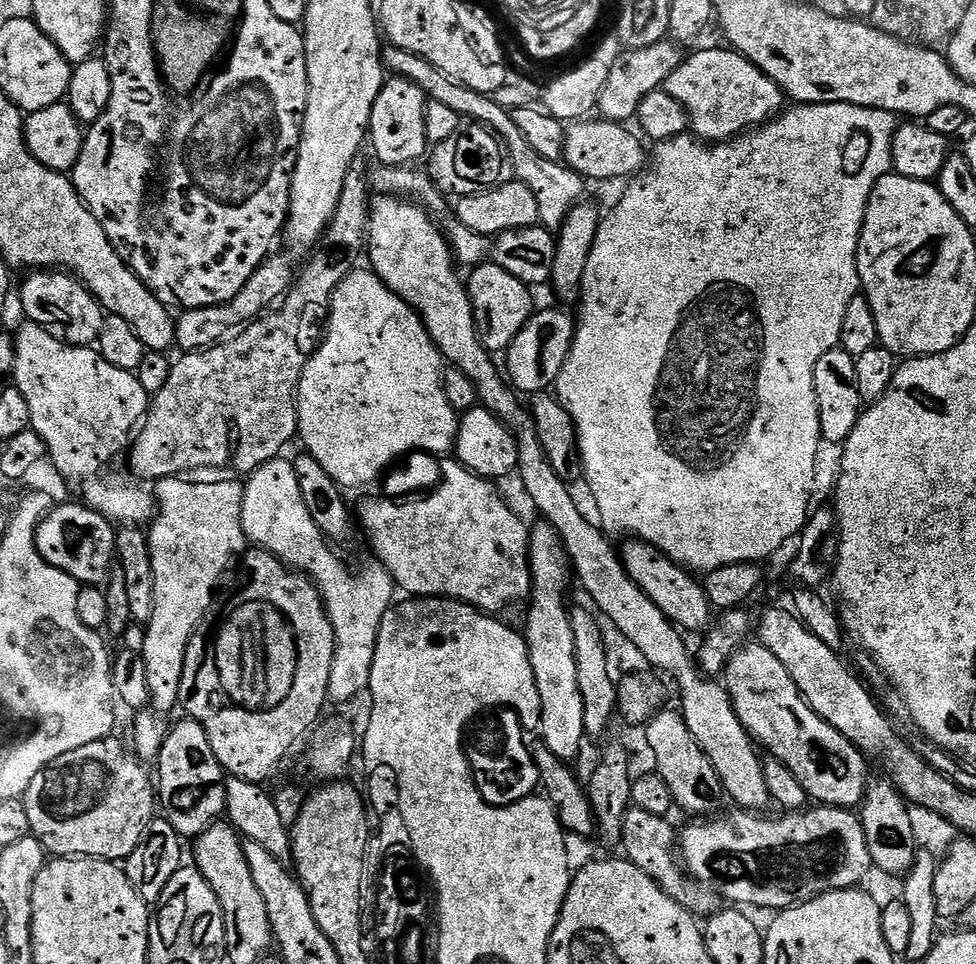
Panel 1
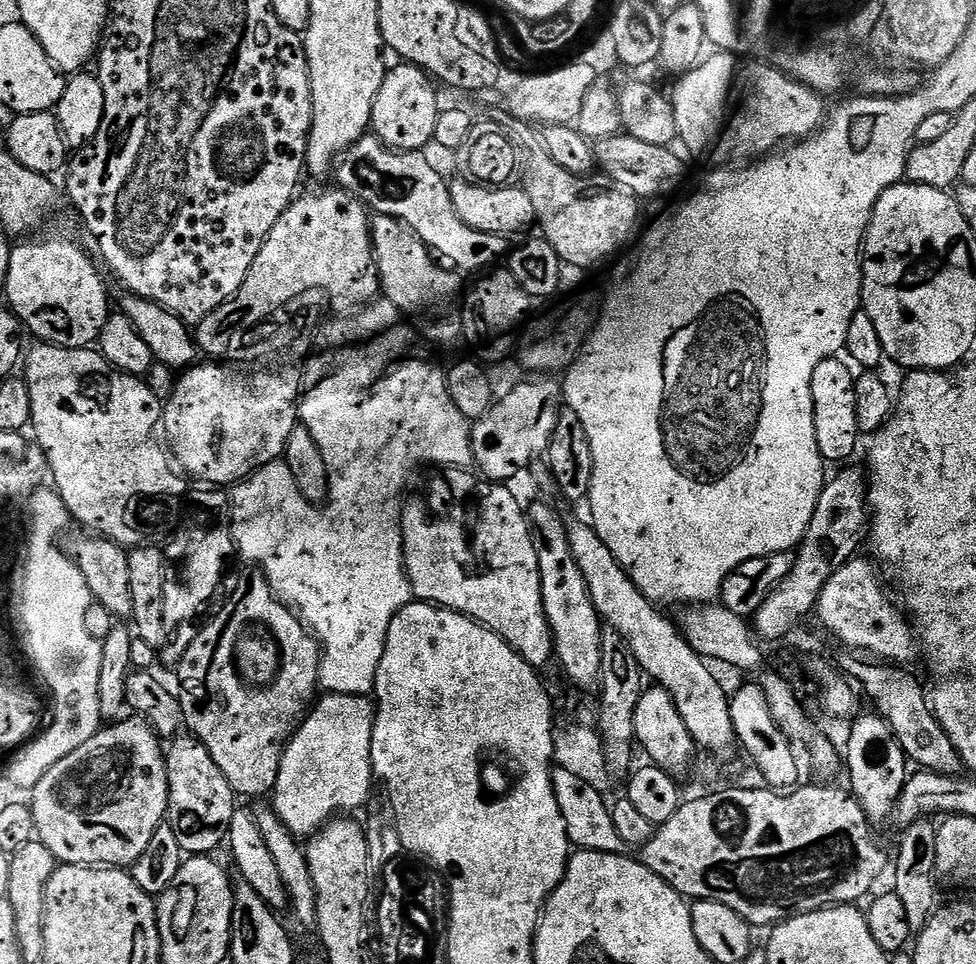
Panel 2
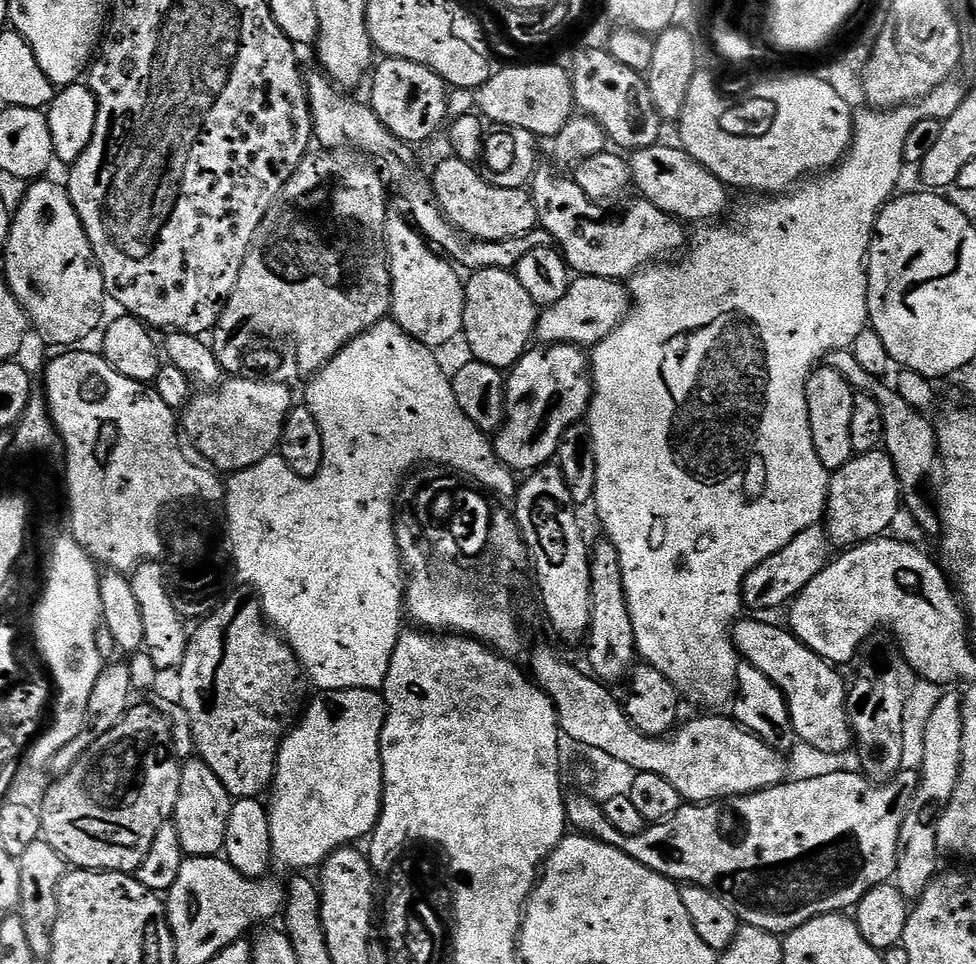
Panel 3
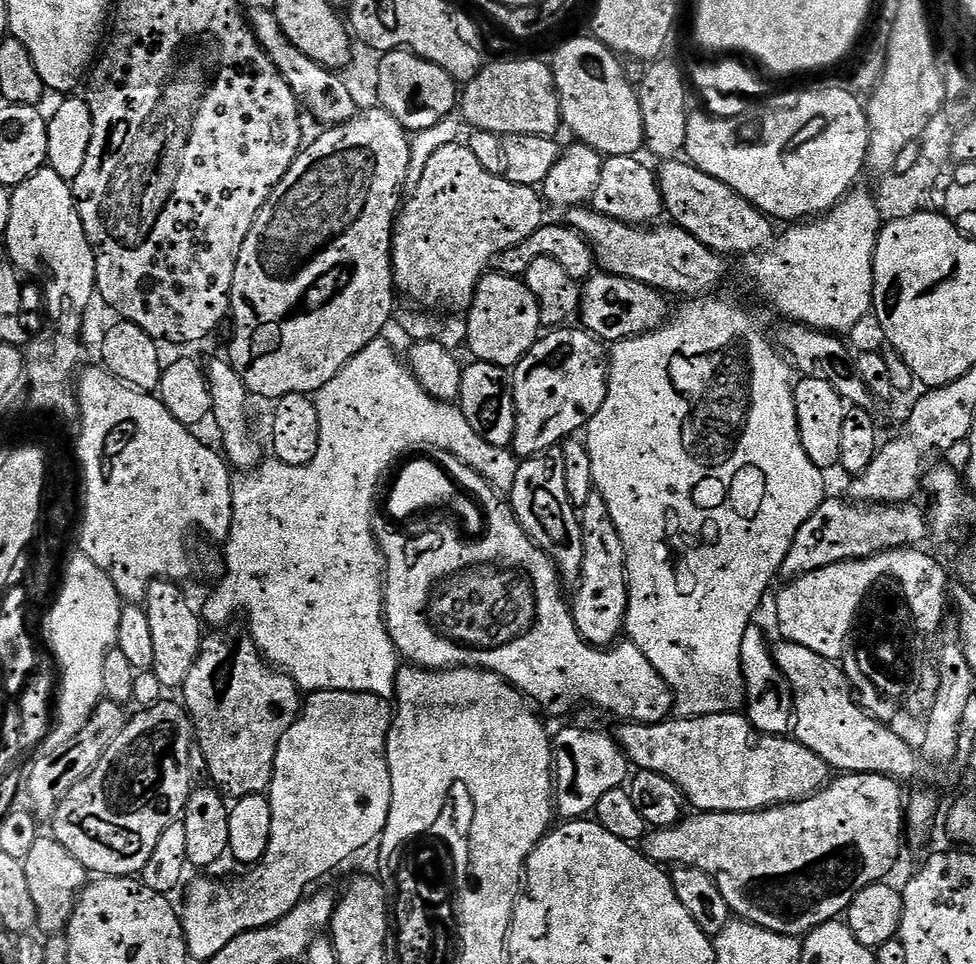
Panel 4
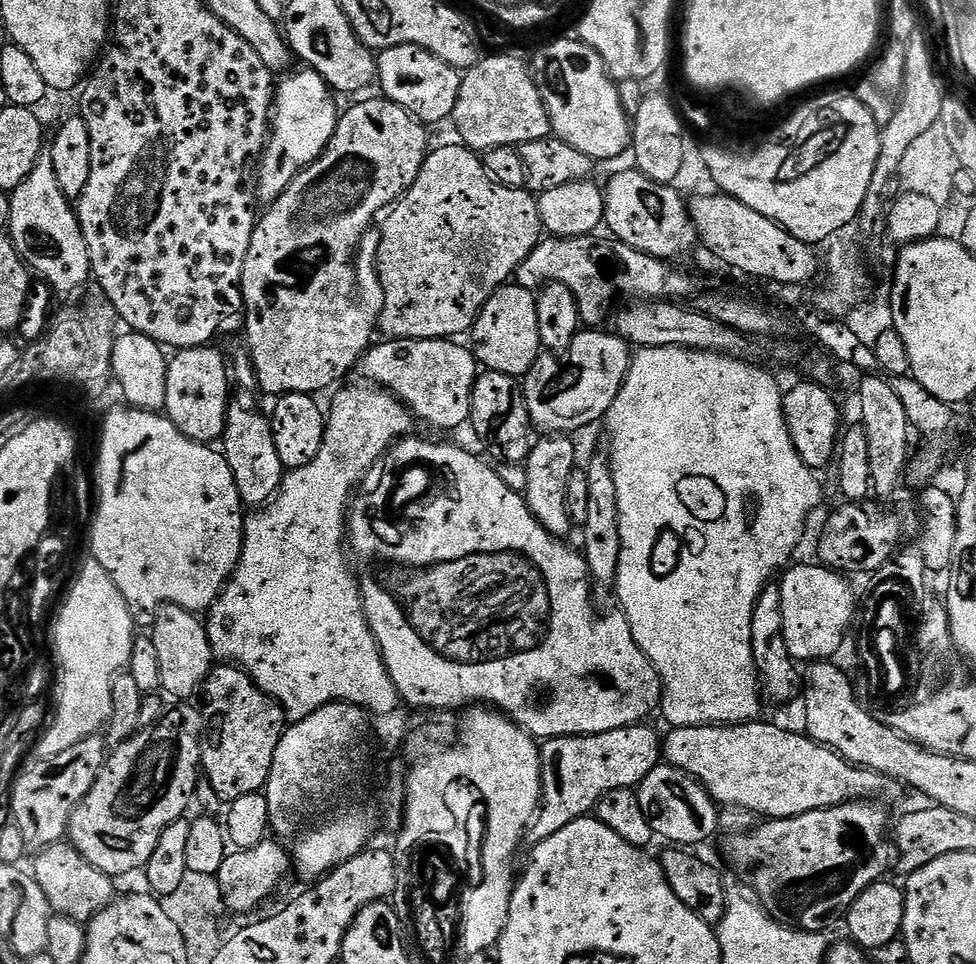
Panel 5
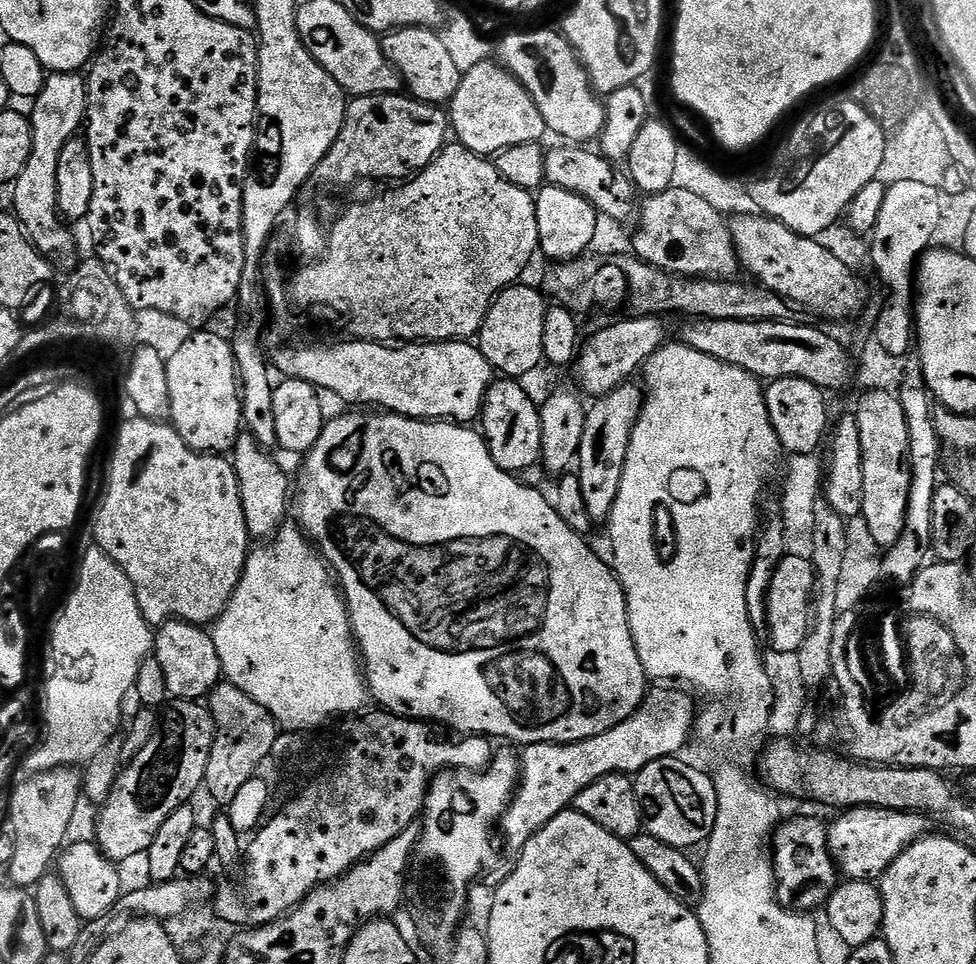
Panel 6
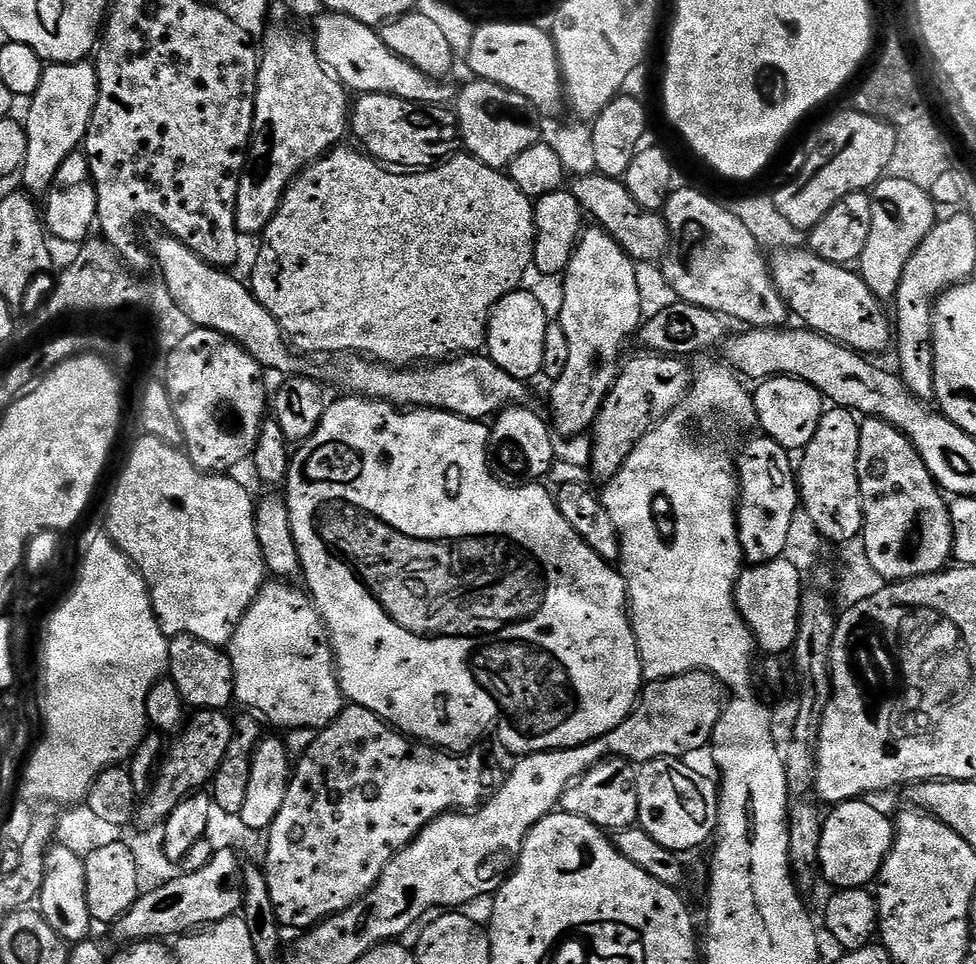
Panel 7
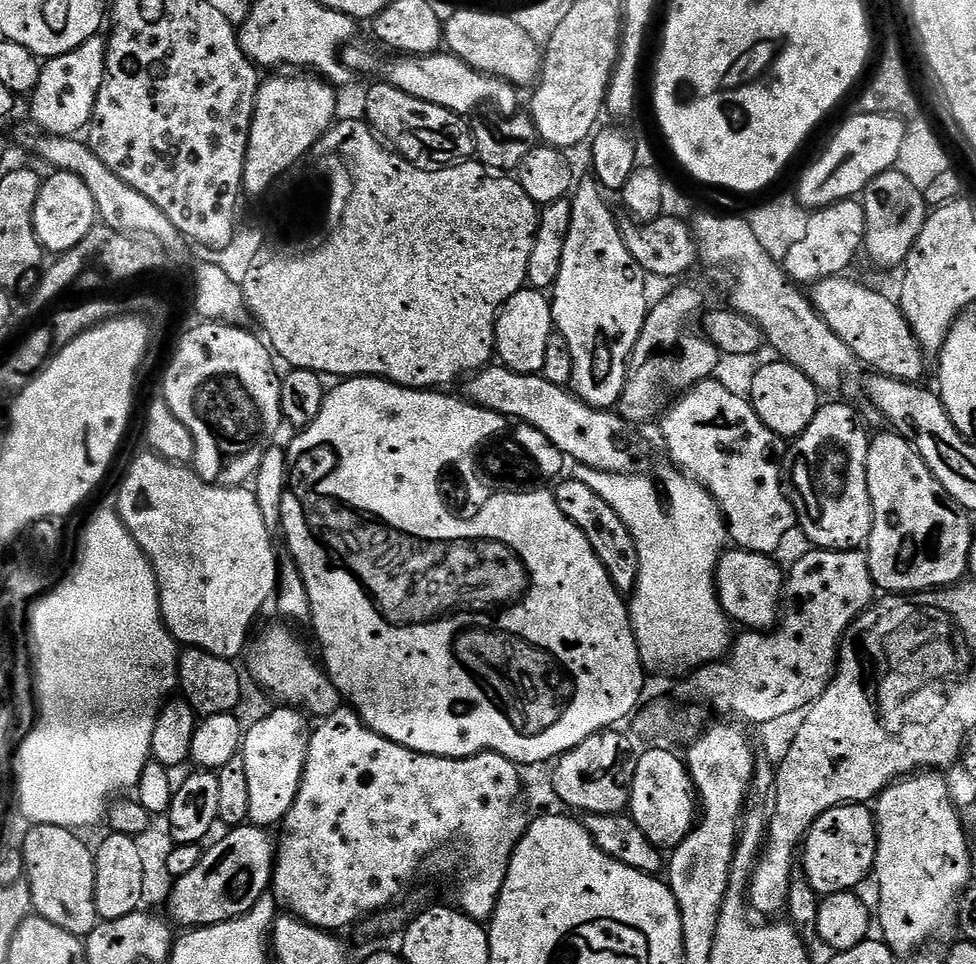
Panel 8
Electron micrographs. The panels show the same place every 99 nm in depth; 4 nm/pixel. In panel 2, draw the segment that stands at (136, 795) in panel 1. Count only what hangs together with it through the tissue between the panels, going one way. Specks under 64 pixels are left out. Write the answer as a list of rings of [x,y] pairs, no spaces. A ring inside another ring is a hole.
[[[120,718],[109,723],[112,724],[109,728],[108,725],[101,727],[100,731],[90,738],[90,742],[78,746],[78,750],[74,750],[74,754],[66,754],[66,758],[62,758],[62,762],[54,762],[54,766],[50,766],[50,770],[46,770],[46,774],[42,774],[42,782],[38,782],[38,786],[34,786],[34,790],[30,793],[30,807],[34,814],[37,837],[40,843],[48,847],[50,854],[56,856],[60,864],[131,866],[140,857],[142,850],[146,850],[146,846],[150,846],[150,838],[154,838],[154,830],[158,830],[158,826],[165,823],[168,811],[168,775],[166,774],[166,762],[164,761],[166,752],[162,747],[162,740],[147,719],[124,719]]]

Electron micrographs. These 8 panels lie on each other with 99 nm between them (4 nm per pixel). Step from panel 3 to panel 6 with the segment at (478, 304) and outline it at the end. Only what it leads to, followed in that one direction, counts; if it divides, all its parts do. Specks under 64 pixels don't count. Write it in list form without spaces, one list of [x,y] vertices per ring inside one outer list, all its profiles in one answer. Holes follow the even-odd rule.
[[[517,282],[496,295],[478,333],[480,353],[487,358],[492,369],[504,378],[525,378],[539,364],[545,363],[542,330],[546,296],[539,287],[531,288],[524,283]]]

